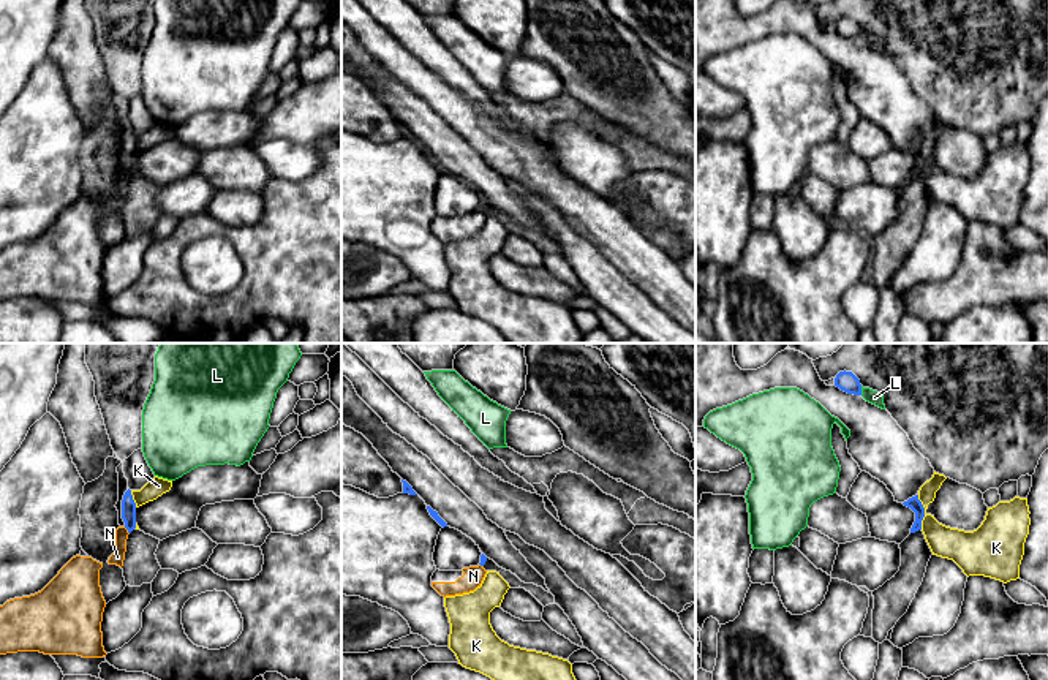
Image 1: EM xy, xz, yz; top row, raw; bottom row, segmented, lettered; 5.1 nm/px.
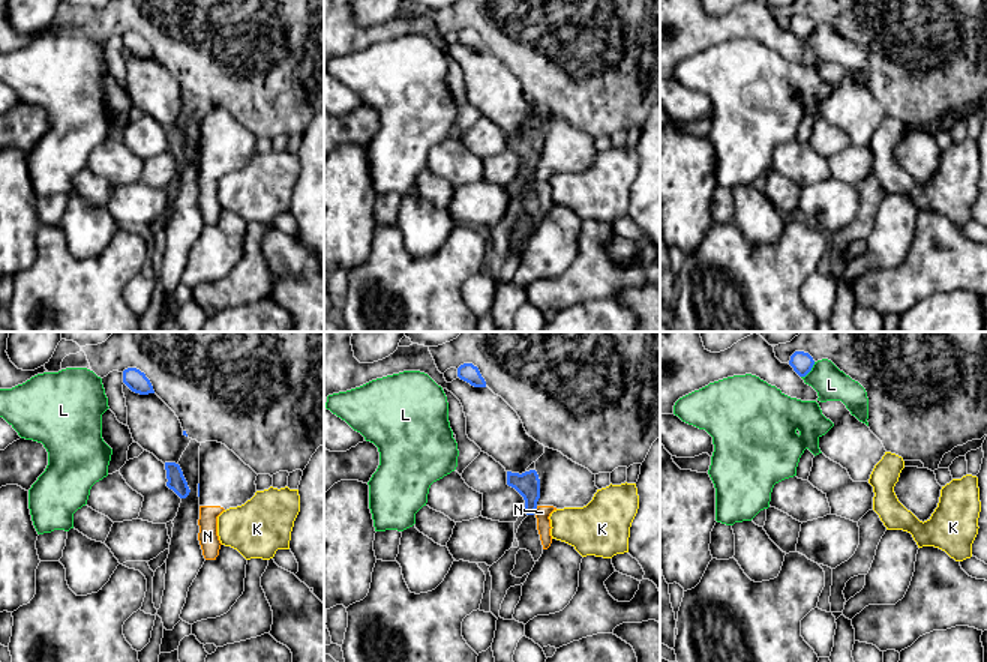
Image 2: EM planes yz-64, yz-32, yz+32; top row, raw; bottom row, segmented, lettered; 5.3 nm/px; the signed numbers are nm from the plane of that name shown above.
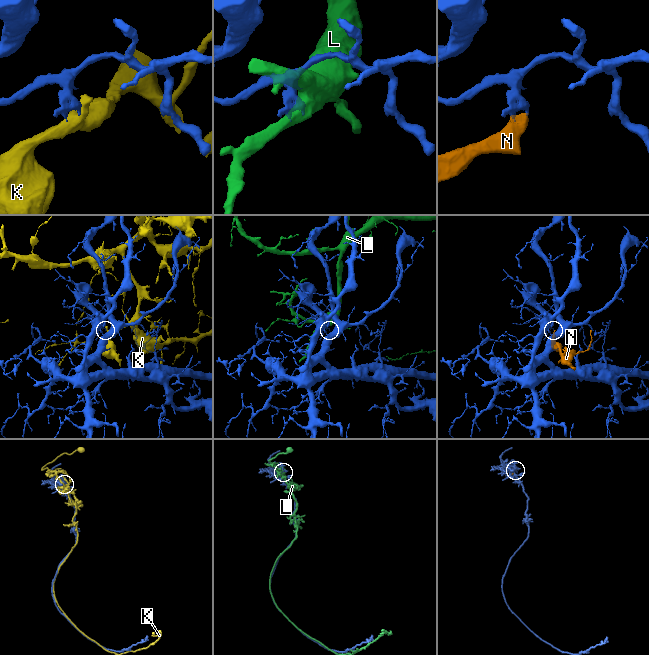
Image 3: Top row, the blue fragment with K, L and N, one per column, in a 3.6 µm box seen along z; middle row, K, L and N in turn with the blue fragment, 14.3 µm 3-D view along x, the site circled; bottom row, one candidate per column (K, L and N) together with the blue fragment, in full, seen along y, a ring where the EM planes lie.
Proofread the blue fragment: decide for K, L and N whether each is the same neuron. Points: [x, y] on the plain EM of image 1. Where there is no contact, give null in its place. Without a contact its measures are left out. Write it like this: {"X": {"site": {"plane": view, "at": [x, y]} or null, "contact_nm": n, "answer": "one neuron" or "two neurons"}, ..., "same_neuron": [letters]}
{"K": {"site": {"plane": "yz", "at": [923, 158]}, "contact_nm": 180, "answer": "two neurons"}, "L": {"site": {"plane": "yz", "at": [860, 37]}, "contact_nm": 50, "answer": "two neurons"}, "N": {"site": {"plane": "xy", "at": [127, 174]}, "contact_nm": 50, "answer": "two neurons"}, "same_neuron": []}

